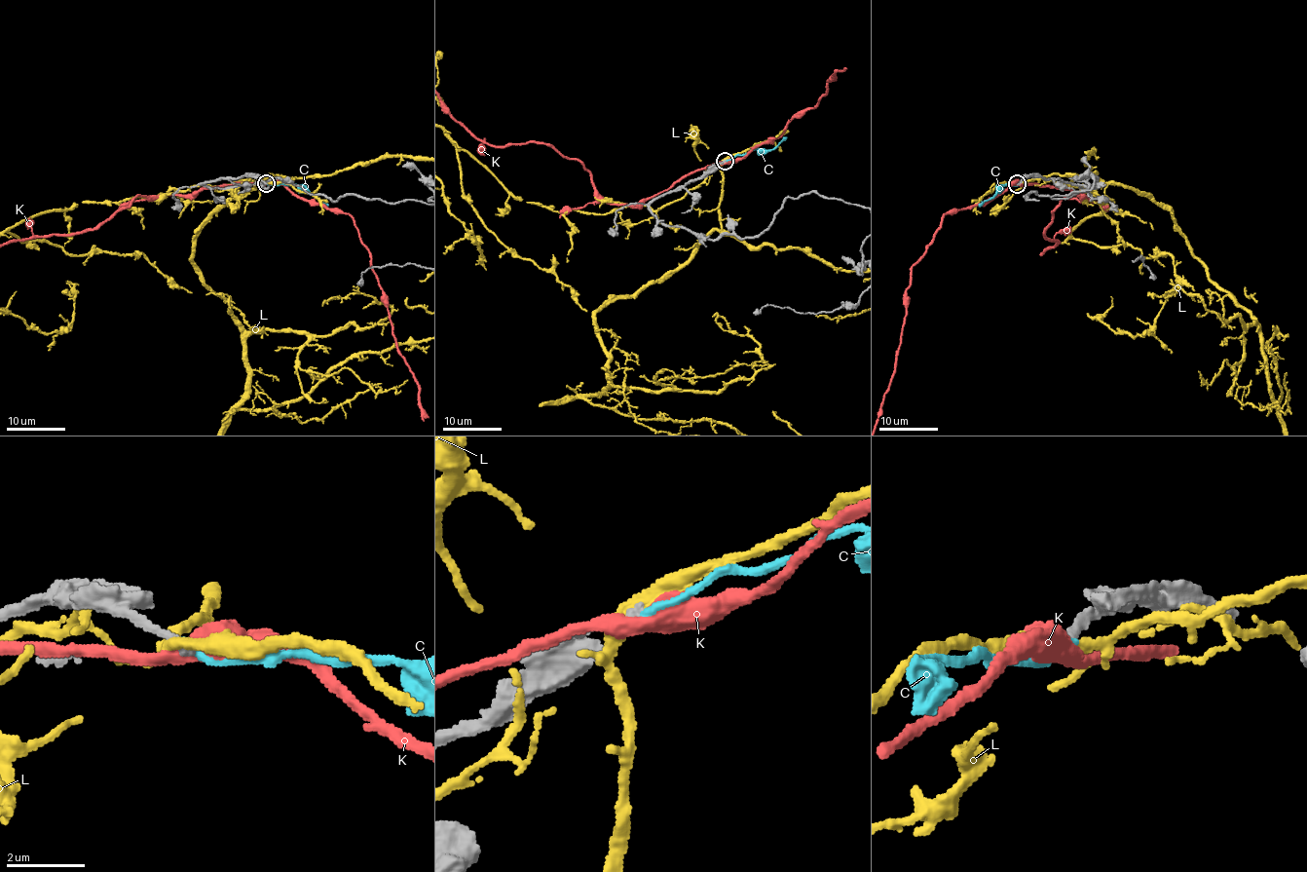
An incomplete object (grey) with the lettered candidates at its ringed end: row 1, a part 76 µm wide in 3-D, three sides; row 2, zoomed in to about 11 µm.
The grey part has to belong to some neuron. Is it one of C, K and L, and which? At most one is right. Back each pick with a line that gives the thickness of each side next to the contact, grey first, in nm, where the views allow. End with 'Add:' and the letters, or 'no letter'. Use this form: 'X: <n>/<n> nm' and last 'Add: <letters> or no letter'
Add: no letter

